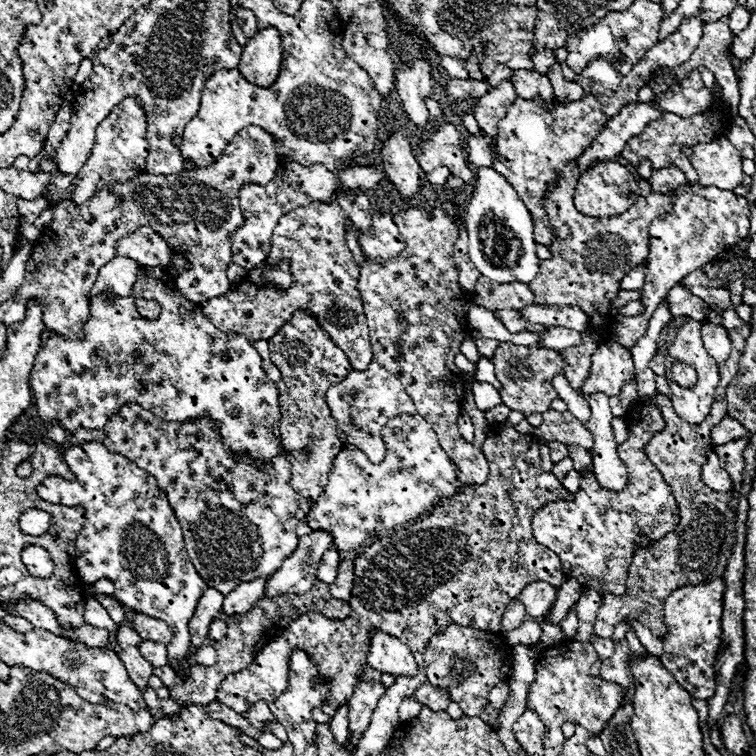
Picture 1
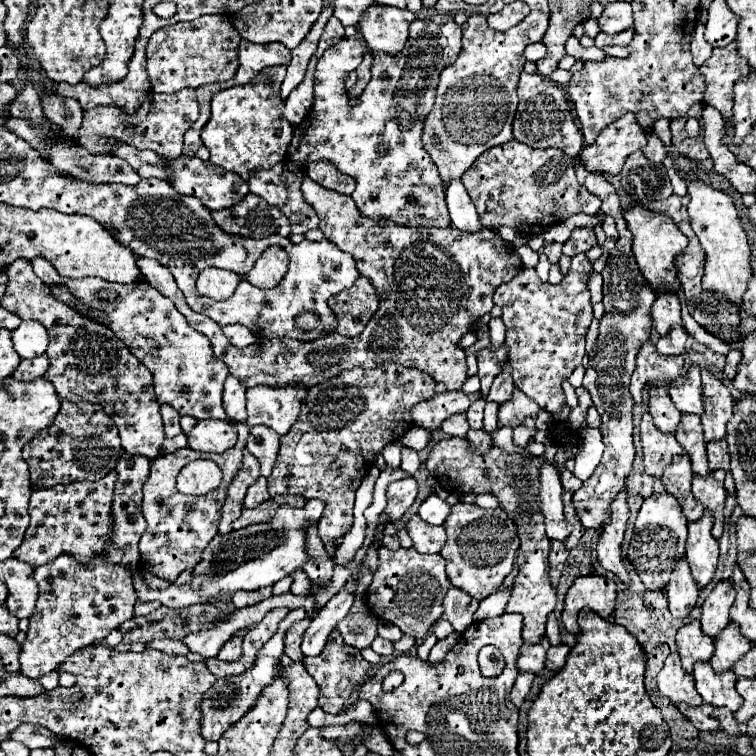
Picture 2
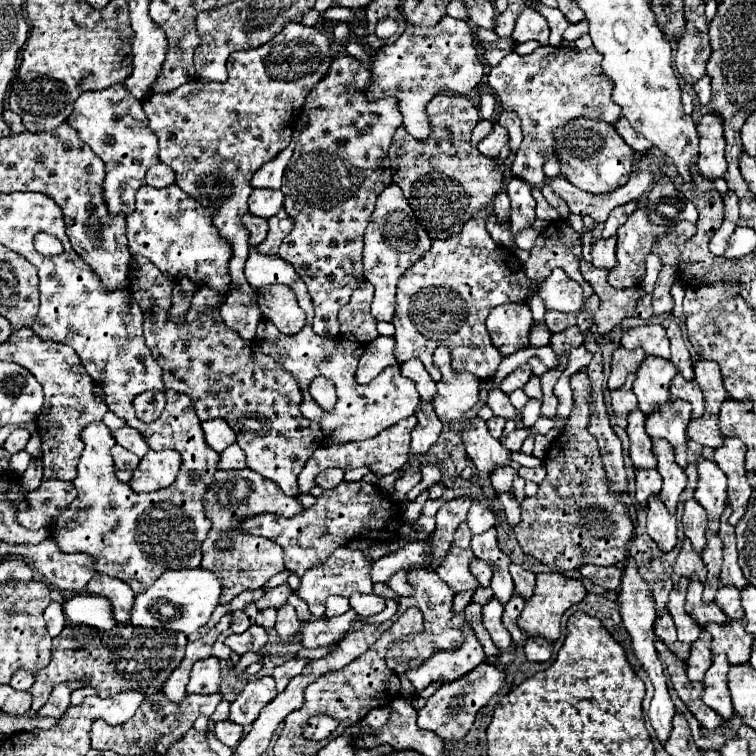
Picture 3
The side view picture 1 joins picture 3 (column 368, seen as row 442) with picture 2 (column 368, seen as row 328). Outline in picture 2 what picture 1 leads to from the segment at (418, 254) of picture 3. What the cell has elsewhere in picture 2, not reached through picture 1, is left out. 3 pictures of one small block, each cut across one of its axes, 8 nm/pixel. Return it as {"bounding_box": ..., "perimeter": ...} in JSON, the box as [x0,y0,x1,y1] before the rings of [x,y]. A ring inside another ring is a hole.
{"bounding_box":[286,12,462,228],"perimeter":[[[436,12],[436,14],[430,14],[430,16],[424,16],[424,18],[414,20],[414,22],[410,24],[408,42],[404,44],[404,48],[402,48],[398,54],[386,54],[386,52],[376,52],[376,50],[372,50],[372,58],[374,58],[374,62],[372,62],[372,80],[370,80],[370,84],[366,86],[366,90],[362,92],[362,96],[358,98],[356,104],[350,104],[350,102],[348,102],[348,96],[346,96],[346,90],[344,90],[344,80],[346,80],[348,72],[356,70],[358,64],[362,62],[362,58],[364,58],[364,54],[366,54],[366,50],[368,50],[366,40],[364,40],[364,36],[362,36],[360,32],[356,32],[354,36],[346,36],[342,42],[338,42],[338,44],[334,44],[332,48],[328,48],[328,50],[324,52],[324,56],[318,60],[318,66],[316,66],[314,106],[312,106],[310,114],[304,118],[304,122],[298,124],[298,126],[294,126],[294,138],[292,138],[290,146],[288,146],[286,160],[290,160],[292,166],[294,166],[294,168],[300,168],[300,170],[302,170],[308,162],[314,162],[314,160],[328,160],[328,162],[334,162],[336,168],[338,168],[340,172],[344,172],[344,174],[348,174],[348,176],[352,176],[352,178],[356,180],[356,192],[352,192],[352,200],[356,202],[360,214],[366,216],[366,218],[372,218],[374,222],[388,222],[388,220],[390,220],[390,222],[400,224],[400,226],[426,226],[426,228],[432,228],[432,226],[434,226],[434,228],[450,226],[450,216],[448,216],[448,208],[446,208],[446,200],[444,200],[444,182],[442,182],[442,178],[438,176],[436,164],[432,162],[430,154],[428,154],[428,152],[424,150],[424,146],[422,146],[422,130],[424,130],[426,116],[432,112],[432,106],[434,106],[436,86],[438,86],[440,72],[442,72],[446,66],[454,64],[456,58],[458,58],[458,54],[460,54],[460,50],[462,50],[460,38],[462,38],[462,28],[454,22],[454,18],[452,18],[450,14],[438,14],[438,12]],[[412,116],[416,116],[416,118],[420,116],[420,120],[412,120]],[[380,146],[386,148],[384,154],[380,154]]]}

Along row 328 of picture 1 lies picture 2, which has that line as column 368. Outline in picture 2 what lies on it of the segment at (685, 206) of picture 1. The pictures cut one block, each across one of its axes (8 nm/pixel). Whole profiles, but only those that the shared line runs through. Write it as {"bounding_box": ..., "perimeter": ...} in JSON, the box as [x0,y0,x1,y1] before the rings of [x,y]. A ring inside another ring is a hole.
{"bounding_box":[338,612,378,650],"perimeter":[[[358,612],[358,614],[348,614],[338,624],[338,630],[348,646],[362,650],[374,642],[376,626],[378,626],[376,616],[372,616],[370,612]]]}

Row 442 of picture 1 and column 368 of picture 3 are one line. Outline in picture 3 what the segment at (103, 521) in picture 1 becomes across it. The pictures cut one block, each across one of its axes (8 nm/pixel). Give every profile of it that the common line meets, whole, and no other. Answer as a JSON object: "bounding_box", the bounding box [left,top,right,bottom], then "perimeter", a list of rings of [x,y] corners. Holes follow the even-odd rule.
{"bounding_box":[364,16,484,142],"perimeter":[[[444,16],[432,28],[408,26],[404,34],[392,46],[380,48],[372,58],[372,76],[364,94],[368,100],[380,100],[384,96],[394,96],[398,100],[398,110],[404,116],[406,132],[418,142],[428,140],[432,126],[426,114],[428,102],[442,92],[468,94],[476,88],[484,76],[484,66],[480,62],[476,36],[472,36],[470,26],[464,20]]]}

